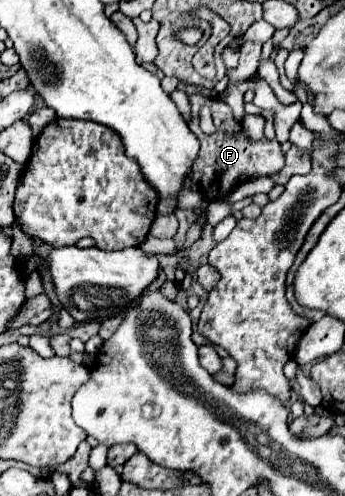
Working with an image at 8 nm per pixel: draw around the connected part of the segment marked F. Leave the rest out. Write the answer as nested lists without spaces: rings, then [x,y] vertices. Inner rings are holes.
[[[193,95],[193,97],[189,97],[189,101],[193,105],[191,131],[201,141],[201,151],[193,163],[193,171],[201,171],[201,187],[203,187],[203,193],[207,199],[217,199],[221,195],[227,195],[241,181],[243,173],[247,173],[249,179],[255,179],[255,177],[265,177],[265,175],[277,173],[285,165],[285,157],[283,157],[283,151],[281,151],[281,145],[277,139],[273,139],[273,141],[261,139],[259,143],[247,143],[247,135],[241,129],[241,125],[233,119],[233,113],[227,103],[217,101],[217,99],[205,99],[203,95]],[[201,105],[207,105],[211,109],[213,123],[219,131],[215,131],[211,135],[205,135],[199,131],[199,107]]]

